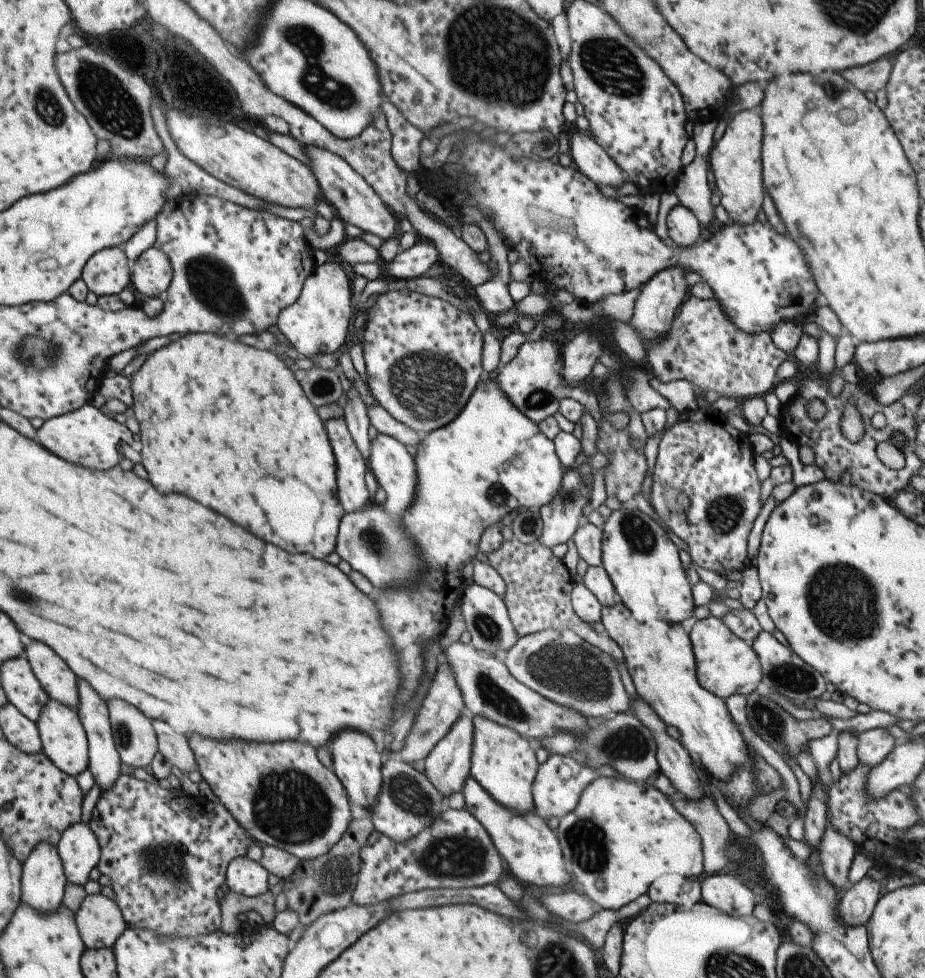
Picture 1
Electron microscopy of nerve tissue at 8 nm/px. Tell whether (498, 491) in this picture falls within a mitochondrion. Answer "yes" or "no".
no

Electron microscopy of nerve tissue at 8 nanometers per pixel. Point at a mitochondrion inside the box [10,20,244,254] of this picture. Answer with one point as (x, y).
(112, 104)

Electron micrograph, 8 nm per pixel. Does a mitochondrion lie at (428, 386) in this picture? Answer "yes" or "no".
yes

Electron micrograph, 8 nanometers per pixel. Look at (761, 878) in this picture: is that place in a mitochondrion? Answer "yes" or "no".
no

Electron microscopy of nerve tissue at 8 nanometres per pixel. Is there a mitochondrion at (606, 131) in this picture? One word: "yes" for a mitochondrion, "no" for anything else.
no

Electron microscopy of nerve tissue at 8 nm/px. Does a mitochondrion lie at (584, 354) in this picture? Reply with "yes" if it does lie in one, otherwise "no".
no

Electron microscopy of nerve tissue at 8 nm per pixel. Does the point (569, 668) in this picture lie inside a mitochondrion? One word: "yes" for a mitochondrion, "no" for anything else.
yes

